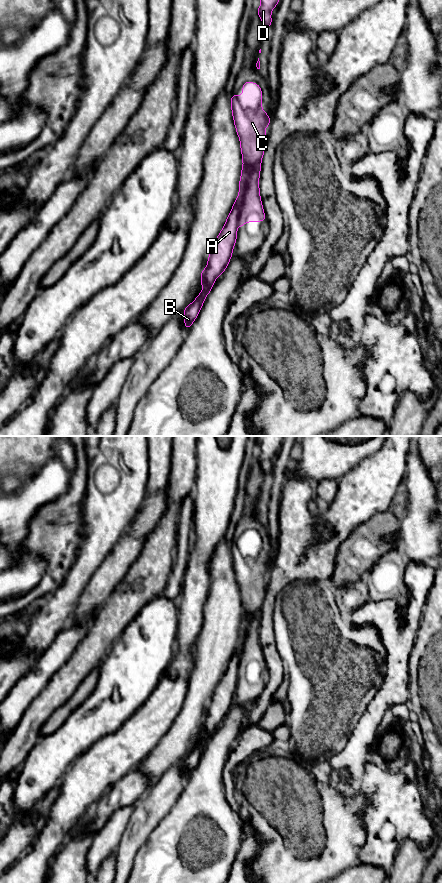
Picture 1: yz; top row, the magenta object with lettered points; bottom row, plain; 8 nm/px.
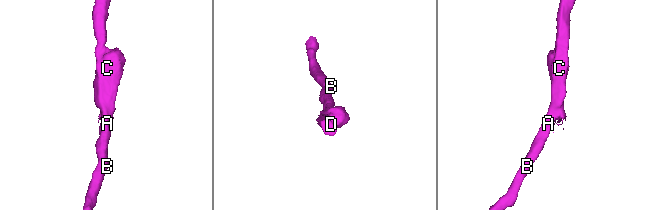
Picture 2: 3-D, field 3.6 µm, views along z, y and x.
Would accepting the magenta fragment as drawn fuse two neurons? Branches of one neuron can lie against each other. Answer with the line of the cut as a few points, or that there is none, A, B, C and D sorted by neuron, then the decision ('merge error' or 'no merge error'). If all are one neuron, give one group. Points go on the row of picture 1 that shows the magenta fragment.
cut yz (239, 192), (240, 211), (237, 225); groups A B D / C; merge error

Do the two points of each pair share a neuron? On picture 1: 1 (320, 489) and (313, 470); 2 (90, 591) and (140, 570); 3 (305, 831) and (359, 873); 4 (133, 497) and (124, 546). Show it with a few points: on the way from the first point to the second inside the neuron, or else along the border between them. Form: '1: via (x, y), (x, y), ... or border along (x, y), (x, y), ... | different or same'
1: border along (337, 479), (322, 479), (316, 485) | different
2: border along (137, 558), (109, 596) | different
3: border along (357, 862), (339, 873) | different
4: border along (127, 528), (113, 547) | different

